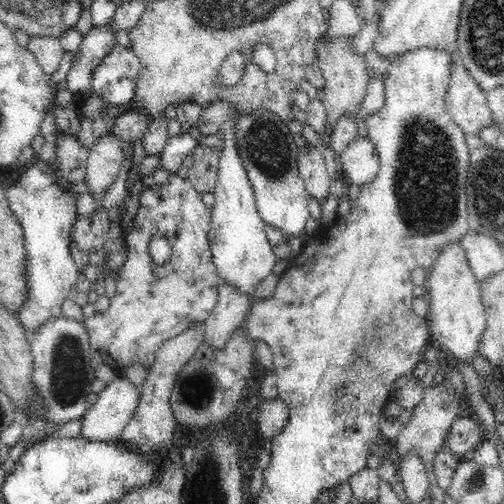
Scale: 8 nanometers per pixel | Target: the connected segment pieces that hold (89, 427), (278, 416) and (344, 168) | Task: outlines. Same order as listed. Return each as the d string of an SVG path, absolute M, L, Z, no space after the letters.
M117 376L85 410L79 436L96 442L114 441L134 416L138 401L140 386Z
M280 398L264 399L260 401L258 412L258 426L262 437L271 439L284 430L289 418L289 408Z
M358 137L339 154L339 169L354 184L372 182L379 171L379 158L368 137Z

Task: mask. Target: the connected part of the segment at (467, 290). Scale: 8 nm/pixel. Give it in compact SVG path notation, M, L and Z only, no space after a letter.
M461 241L449 242L430 268L428 278L430 311L426 318L430 341L438 349L444 348L456 358L457 365L471 364L471 359L480 354L481 341L487 328L487 317L481 303L481 284L473 276Z

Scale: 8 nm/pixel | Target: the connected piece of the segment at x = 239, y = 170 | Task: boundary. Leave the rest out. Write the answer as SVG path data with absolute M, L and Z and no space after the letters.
M230 103L229 118L220 126L223 134L223 149L218 154L218 174L215 195L215 203L211 209L211 229L208 233L210 239L211 255L216 265L217 275L221 280L235 286L240 292L245 292L253 299L256 286L272 274L272 268L276 264L276 254L272 251L273 246L269 243L265 233L265 222L259 217L255 194L246 169L242 164L239 152L236 148L234 127L235 122L240 120L243 114L238 107Z

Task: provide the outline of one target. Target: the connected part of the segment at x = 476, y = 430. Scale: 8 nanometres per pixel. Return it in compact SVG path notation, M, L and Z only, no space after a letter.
M458 417L450 425L445 436L445 444L455 457L466 457L484 440L482 426L475 417Z

